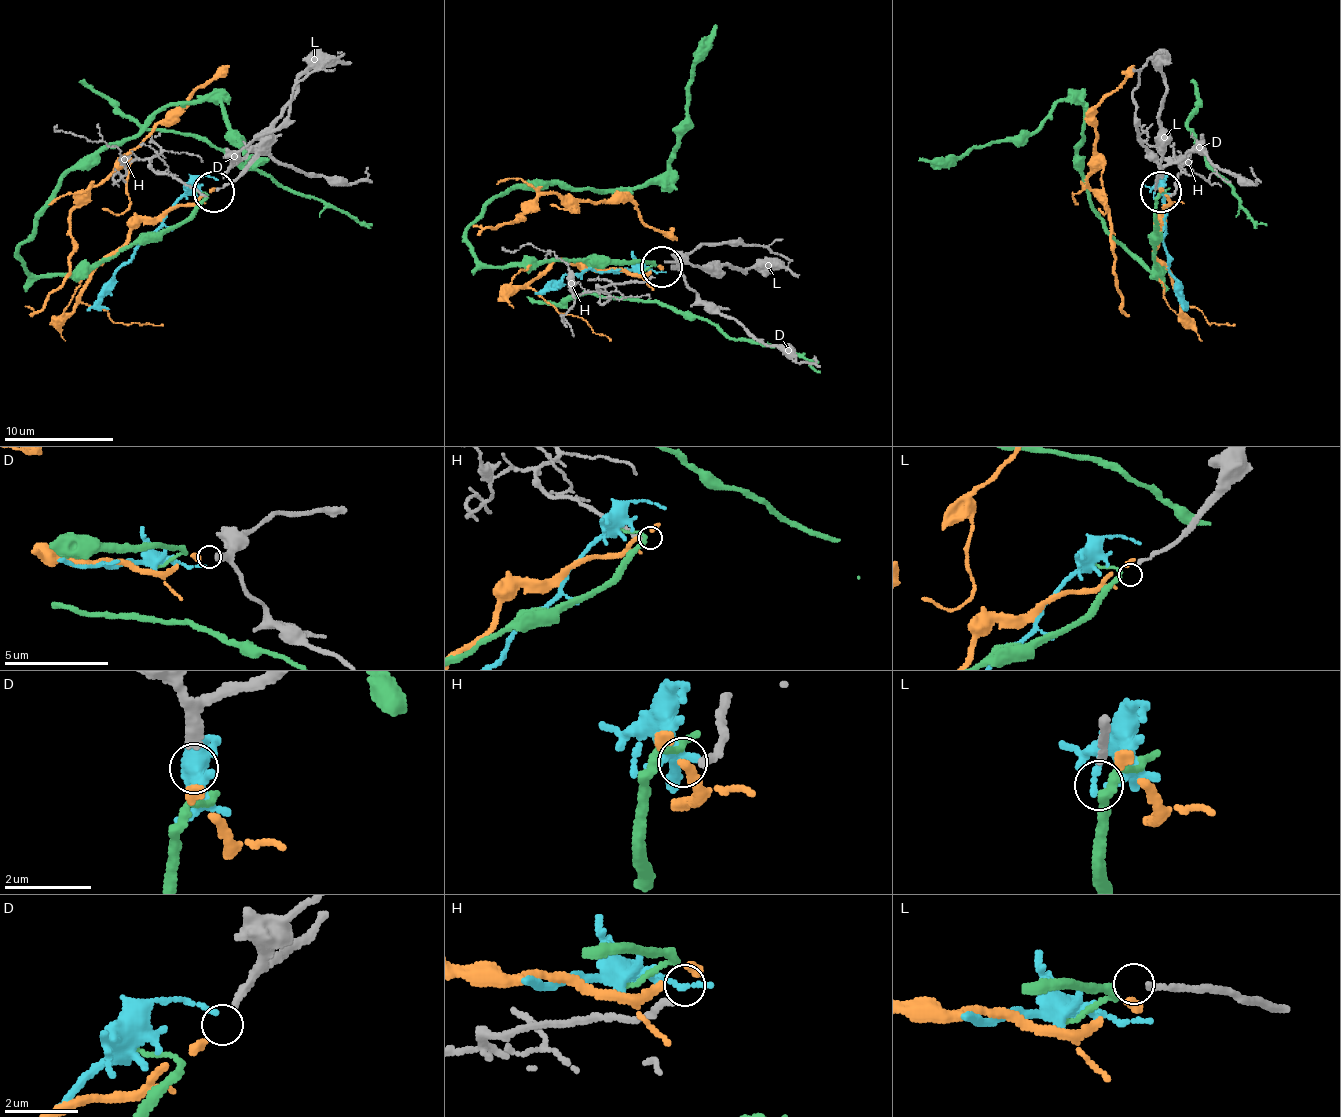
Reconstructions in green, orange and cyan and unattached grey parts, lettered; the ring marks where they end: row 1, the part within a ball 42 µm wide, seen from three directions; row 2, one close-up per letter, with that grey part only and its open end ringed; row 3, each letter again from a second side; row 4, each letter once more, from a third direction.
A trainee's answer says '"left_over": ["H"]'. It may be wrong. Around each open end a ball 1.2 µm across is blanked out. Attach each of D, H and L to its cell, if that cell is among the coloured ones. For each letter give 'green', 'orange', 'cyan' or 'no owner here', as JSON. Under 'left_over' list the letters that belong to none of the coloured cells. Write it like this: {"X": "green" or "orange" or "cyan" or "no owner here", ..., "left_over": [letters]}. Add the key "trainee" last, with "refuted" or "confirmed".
{"D": "orange", "H": "no owner here", "L": "green", "left_over": ["H"], "trainee": "confirmed"}

